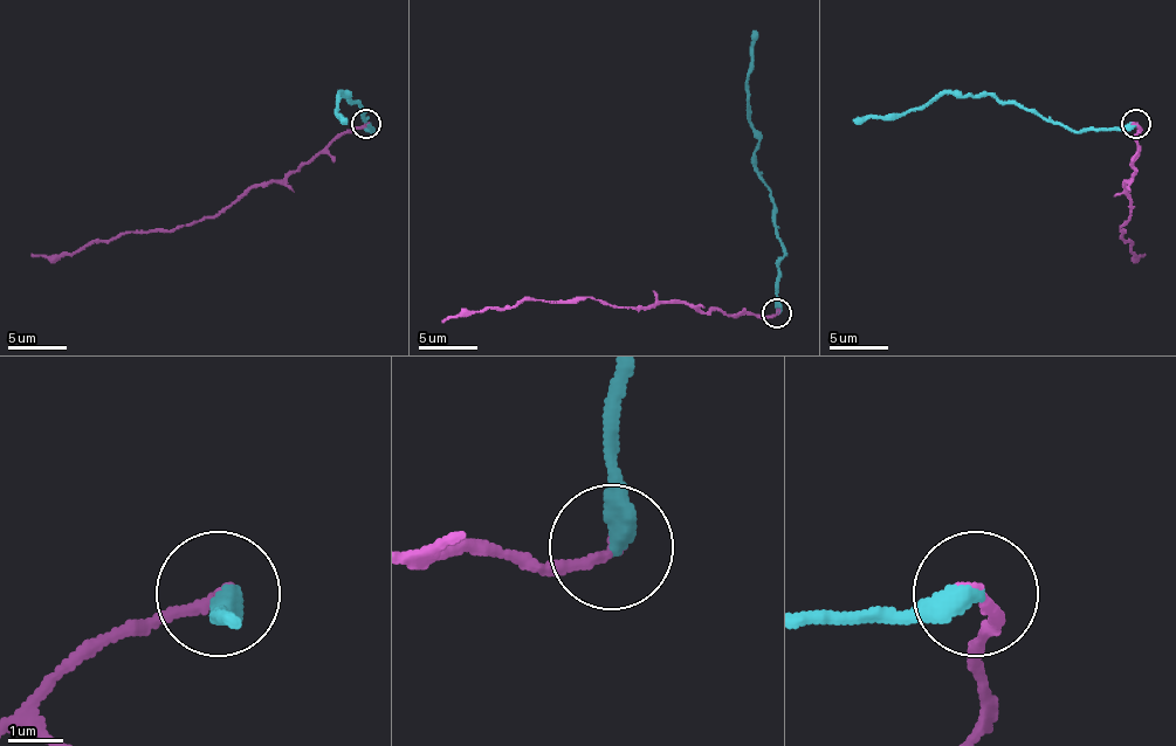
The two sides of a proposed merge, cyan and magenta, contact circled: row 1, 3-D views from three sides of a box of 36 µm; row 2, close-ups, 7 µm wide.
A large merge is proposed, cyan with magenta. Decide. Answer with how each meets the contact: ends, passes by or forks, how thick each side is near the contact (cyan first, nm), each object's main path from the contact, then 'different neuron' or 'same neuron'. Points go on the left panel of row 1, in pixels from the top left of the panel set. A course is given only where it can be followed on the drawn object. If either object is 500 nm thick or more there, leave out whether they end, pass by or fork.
cyan ends | magenta ends | 420/200 nm | cyan via (365, 124), (373, 130), (359, 104), (342, 92), (336, 110), (344, 122) | magenta via (365, 124), (338, 133), (280, 180), (253, 184), (224, 209), (183, 228), (117, 234), (70, 254), (32, 254) | different neuron

